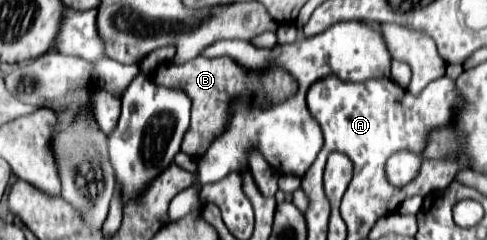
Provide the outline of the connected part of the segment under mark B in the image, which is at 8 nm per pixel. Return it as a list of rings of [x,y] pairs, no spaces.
[[[198,57],[192,59],[184,65],[172,65],[172,63],[162,63],[154,73],[152,81],[164,87],[176,87],[184,89],[190,99],[192,99],[192,123],[190,129],[184,135],[182,141],[182,151],[192,155],[192,157],[202,157],[210,145],[210,141],[224,129],[226,125],[226,107],[230,99],[240,99],[246,95],[252,95],[252,87],[262,87],[262,91],[268,93],[268,99],[272,101],[284,101],[296,91],[296,81],[282,69],[272,67],[264,73],[248,73],[240,65],[236,65],[228,57],[218,57],[218,59],[208,59],[208,57]]]

